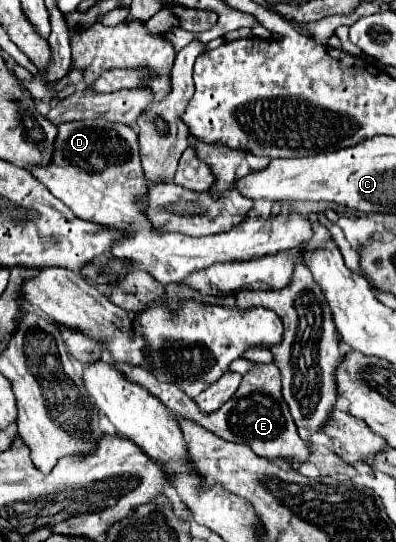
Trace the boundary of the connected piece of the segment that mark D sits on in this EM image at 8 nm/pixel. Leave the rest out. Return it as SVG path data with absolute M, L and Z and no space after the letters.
M102 118L60 124L52 164L48 168L32 168L32 174L80 220L120 232L120 236L110 244L110 252L118 258L128 258L146 266L160 284L180 282L188 272L204 270L216 262L250 260L252 256L266 256L280 248L294 248L314 236L312 222L302 214L248 218L230 232L206 238L158 232L152 228L152 222L140 206L148 192L148 180L140 166L138 134L126 124Z

